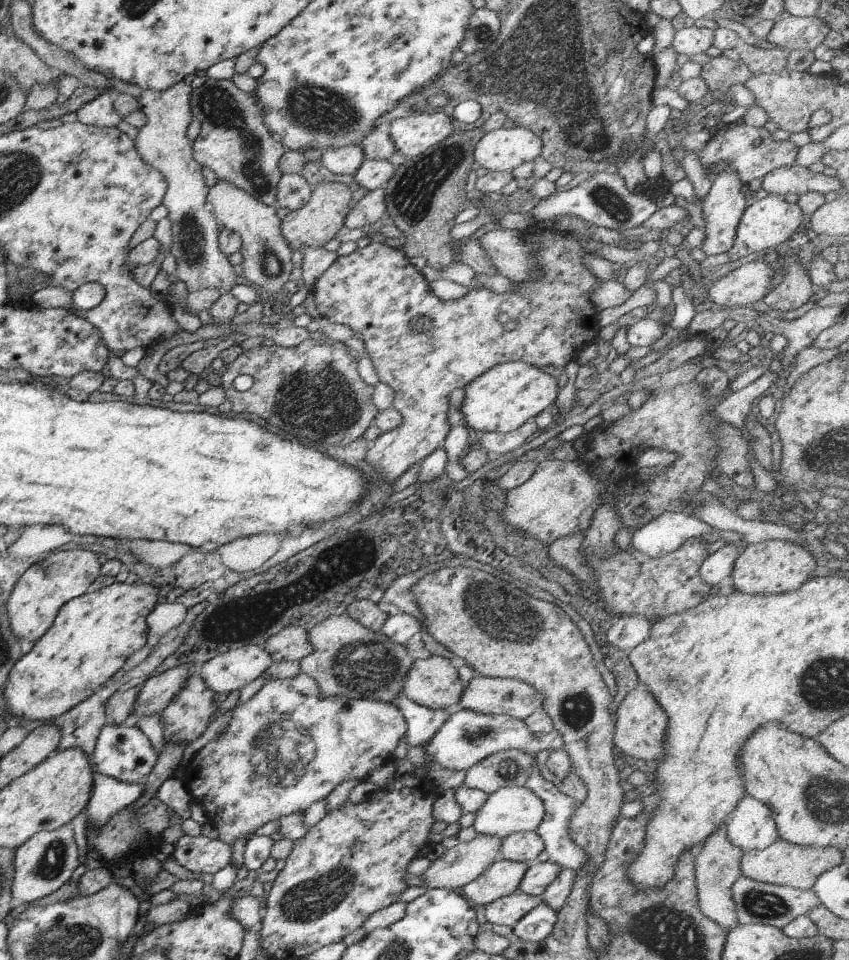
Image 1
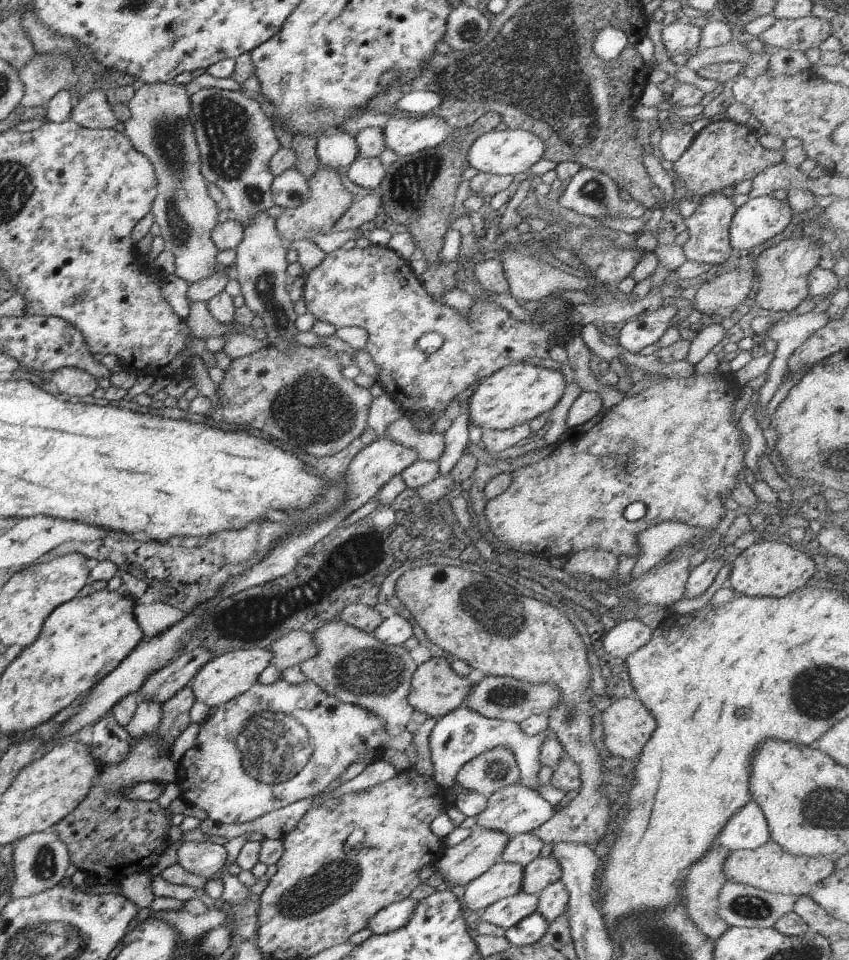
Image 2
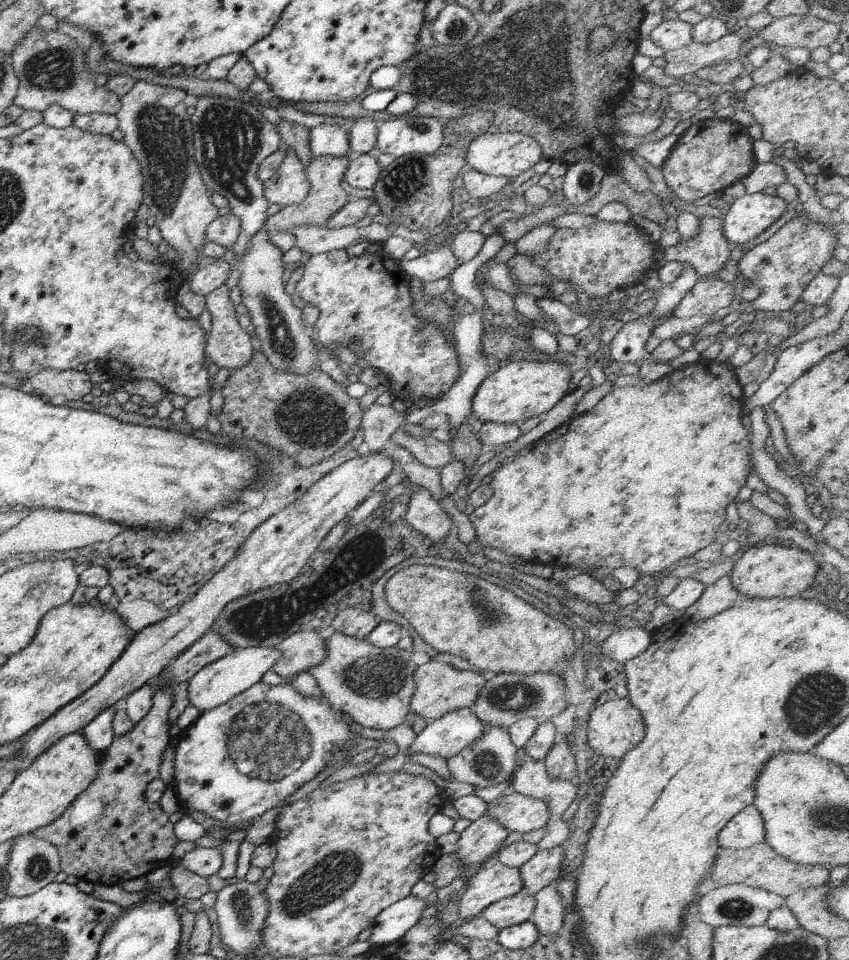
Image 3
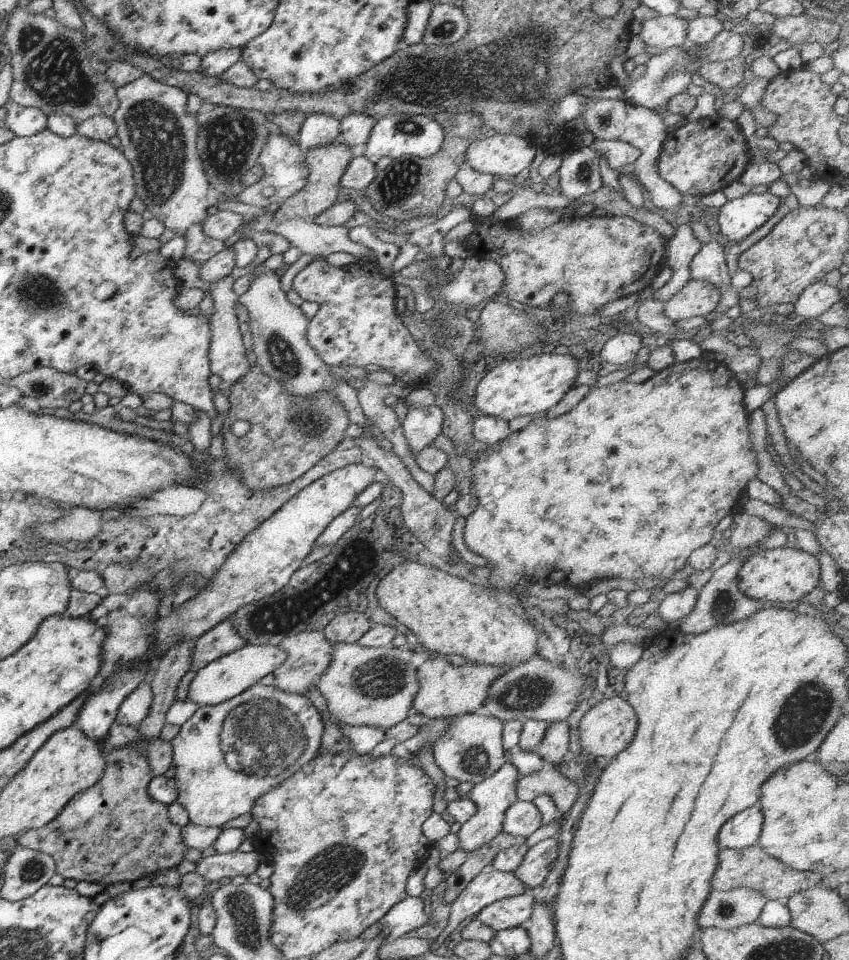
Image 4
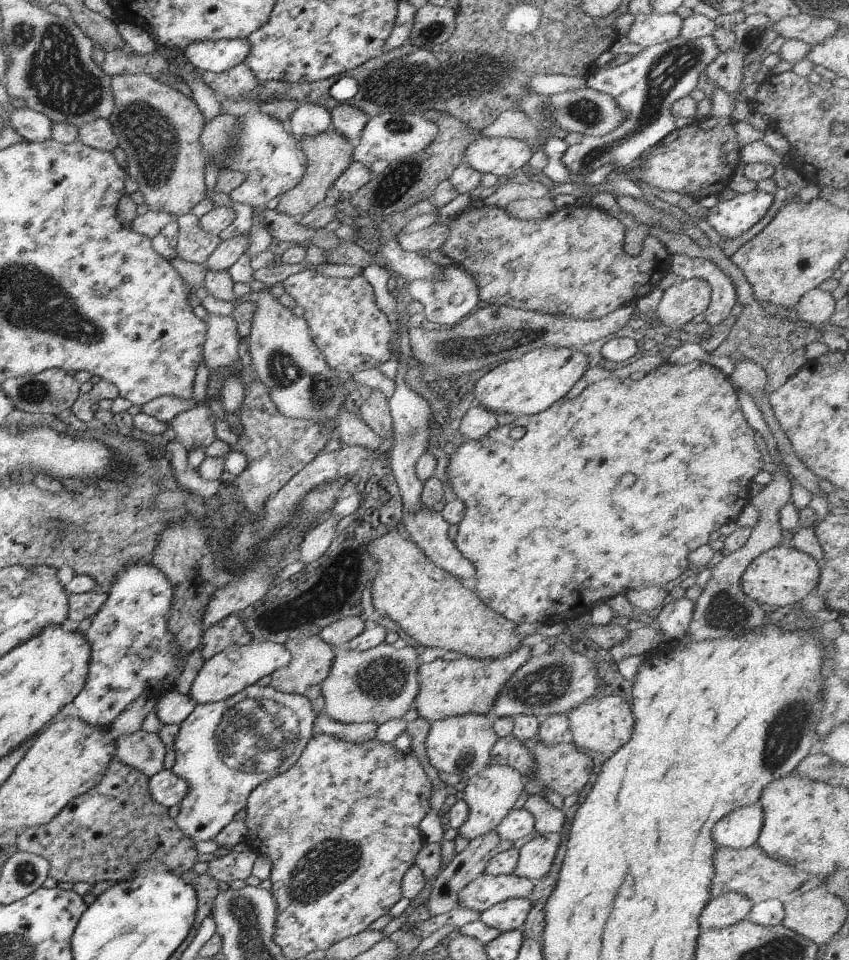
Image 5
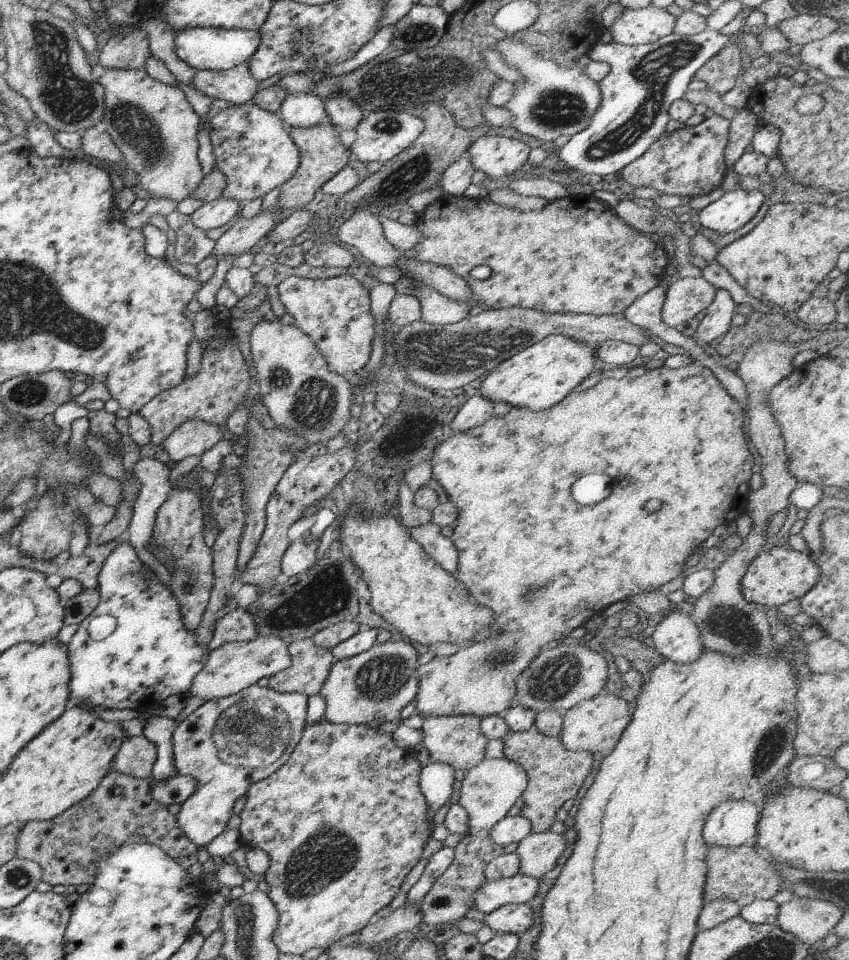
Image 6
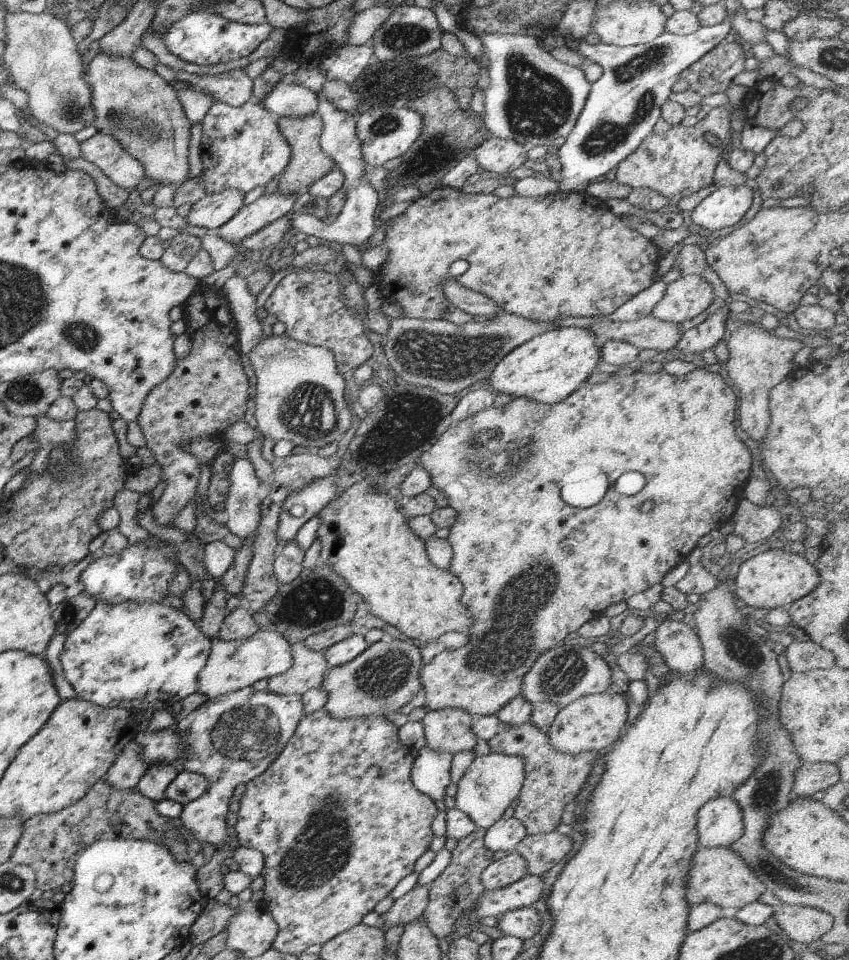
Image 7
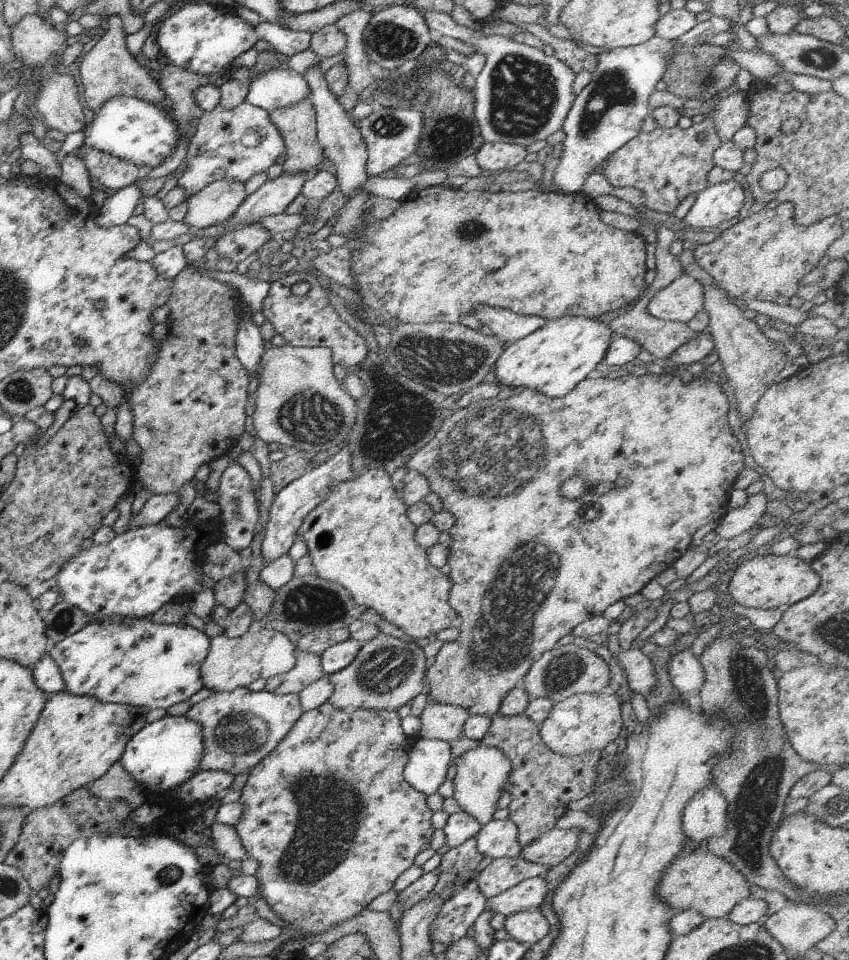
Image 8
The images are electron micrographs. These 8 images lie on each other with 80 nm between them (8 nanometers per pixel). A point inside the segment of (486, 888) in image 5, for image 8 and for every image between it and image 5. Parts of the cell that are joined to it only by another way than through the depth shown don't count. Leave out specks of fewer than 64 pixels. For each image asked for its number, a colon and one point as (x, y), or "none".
6: (518, 889)
7: (520, 894)
8: (528, 894)

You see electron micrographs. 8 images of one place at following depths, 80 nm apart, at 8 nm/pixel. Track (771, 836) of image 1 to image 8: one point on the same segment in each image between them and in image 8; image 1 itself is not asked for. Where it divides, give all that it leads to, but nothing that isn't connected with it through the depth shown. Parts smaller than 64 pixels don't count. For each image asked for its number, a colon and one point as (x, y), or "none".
2: (746, 829)
3: (745, 829)
4: (742, 830)
5: (740, 829)
6: (733, 824)
7: (720, 822)
8: (705, 816)

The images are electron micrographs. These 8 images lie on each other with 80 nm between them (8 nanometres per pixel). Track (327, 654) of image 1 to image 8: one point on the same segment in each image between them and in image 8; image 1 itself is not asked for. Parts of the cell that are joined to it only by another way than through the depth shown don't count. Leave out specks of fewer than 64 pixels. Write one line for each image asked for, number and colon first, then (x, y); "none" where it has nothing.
2: (350, 664)
3: (373, 686)
4: (363, 686)
5: (371, 686)
6: (379, 682)
7: (385, 676)
8: (386, 673)

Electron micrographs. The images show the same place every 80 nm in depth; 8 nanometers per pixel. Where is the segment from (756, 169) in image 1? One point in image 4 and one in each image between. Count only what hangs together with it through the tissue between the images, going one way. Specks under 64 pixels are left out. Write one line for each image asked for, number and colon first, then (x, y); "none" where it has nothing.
2: (723, 153)
3: (710, 155)
4: (698, 158)

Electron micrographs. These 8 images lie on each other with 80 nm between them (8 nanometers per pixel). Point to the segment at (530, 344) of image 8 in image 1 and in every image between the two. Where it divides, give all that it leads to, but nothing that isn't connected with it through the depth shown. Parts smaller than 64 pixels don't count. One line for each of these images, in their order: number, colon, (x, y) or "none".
1: (501, 399)
2: (516, 393)
3: (519, 390)
4: (521, 385)
5: (527, 385)
6: (540, 376)
7: (547, 368)

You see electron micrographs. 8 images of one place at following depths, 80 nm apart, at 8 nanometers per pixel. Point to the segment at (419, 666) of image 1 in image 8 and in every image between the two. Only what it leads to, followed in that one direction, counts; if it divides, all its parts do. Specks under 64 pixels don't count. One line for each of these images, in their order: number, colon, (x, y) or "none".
2: (434, 689)
3: (439, 688)
4: (444, 690)
5: (459, 687)
6: (679, 434)
7: (509, 462)
8: (672, 440)

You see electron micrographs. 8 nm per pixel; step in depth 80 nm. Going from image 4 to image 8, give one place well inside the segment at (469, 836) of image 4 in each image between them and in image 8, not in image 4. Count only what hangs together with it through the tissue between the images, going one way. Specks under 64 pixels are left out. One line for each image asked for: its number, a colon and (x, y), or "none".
5: (489, 795)
6: (488, 790)
7: (489, 784)
8: (480, 772)

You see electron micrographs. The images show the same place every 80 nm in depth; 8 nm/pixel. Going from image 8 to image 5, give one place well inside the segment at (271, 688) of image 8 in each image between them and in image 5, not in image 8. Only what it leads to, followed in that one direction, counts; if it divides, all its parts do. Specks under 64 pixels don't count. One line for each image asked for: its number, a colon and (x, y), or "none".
5: (310, 658)
6: (309, 667)
7: (309, 668)

